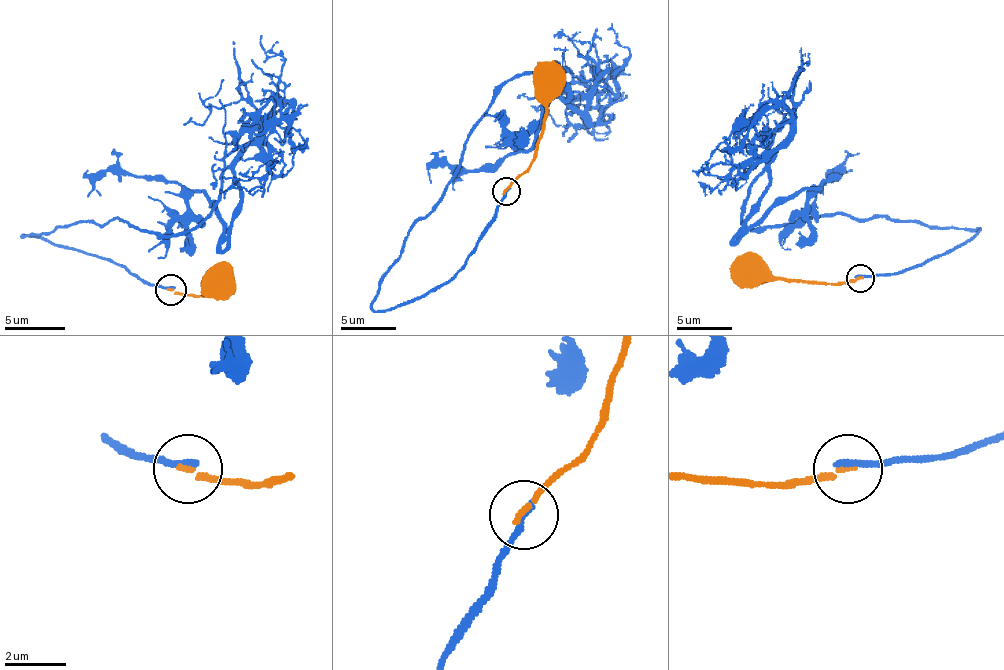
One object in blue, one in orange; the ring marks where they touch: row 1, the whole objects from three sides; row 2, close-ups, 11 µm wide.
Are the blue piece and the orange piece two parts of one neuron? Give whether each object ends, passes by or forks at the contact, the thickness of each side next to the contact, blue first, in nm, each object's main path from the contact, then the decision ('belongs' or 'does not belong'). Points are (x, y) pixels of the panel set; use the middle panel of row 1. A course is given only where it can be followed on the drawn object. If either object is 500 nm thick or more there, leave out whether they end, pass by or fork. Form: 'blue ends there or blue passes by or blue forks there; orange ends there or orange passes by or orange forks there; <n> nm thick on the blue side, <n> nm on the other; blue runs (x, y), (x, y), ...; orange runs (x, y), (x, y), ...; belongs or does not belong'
blue ends there; orange ends there; 240 nm thick on the blue side, 190 nm on the other; blue runs (505, 190), (448, 281), (376, 311), (472, 124), (525, 75), (568, 97), (557, 78), (527, 149), (431, 182); orange runs (505, 190), (530, 165), (535, 152), (546, 111), (549, 61); does not belong

